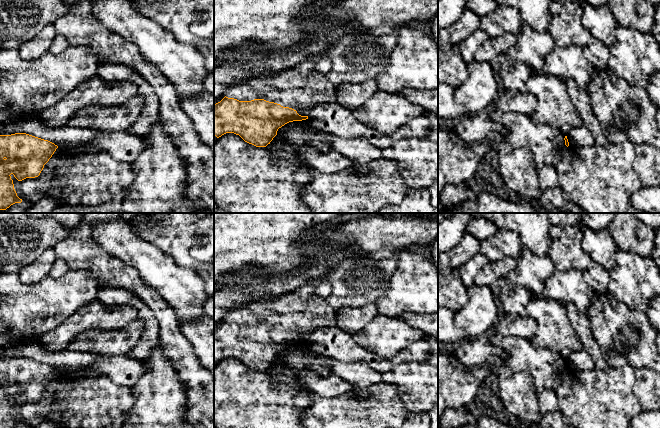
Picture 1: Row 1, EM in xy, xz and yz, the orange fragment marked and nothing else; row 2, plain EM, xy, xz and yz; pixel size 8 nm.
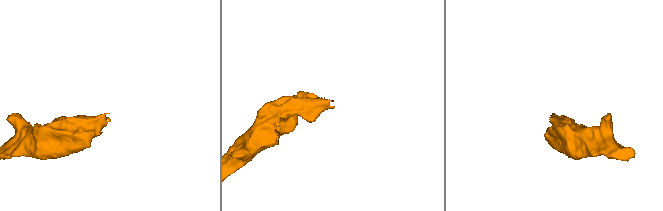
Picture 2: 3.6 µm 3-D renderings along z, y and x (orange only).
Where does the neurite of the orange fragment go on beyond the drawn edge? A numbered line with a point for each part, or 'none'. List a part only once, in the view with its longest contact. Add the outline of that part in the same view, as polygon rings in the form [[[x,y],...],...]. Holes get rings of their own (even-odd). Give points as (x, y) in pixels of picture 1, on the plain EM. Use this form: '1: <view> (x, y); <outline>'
1: xz (355, 279); [[[400,253],[385,259],[344,254],[324,278],[304,283],[294,292],[231,309],[225,320],[239,325],[264,323],[308,340],[318,329],[335,327],[339,310],[373,303],[384,295],[396,271]],[[320,282],[331,287],[331,294],[326,298],[314,294]]]

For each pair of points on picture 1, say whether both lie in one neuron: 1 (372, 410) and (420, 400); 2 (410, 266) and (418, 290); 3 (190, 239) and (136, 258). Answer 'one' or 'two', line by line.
1: two
2: one
3: two

